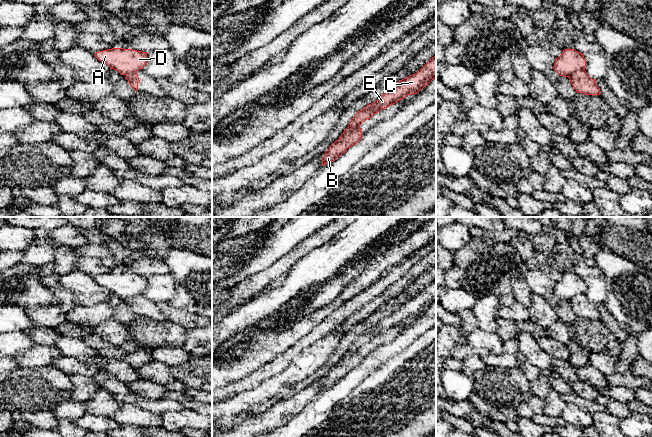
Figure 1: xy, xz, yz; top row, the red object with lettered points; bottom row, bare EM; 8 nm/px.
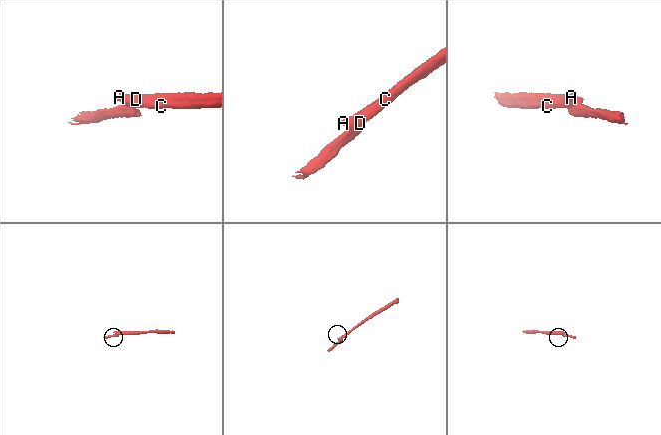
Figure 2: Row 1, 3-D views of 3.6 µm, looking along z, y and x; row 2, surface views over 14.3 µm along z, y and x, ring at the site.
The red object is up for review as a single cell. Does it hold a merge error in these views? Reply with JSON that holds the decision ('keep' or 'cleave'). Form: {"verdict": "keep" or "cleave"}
{"verdict": "cleave"}

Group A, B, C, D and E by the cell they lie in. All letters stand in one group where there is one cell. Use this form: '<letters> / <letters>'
A C D E / B

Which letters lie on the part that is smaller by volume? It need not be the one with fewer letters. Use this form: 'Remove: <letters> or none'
Remove: B

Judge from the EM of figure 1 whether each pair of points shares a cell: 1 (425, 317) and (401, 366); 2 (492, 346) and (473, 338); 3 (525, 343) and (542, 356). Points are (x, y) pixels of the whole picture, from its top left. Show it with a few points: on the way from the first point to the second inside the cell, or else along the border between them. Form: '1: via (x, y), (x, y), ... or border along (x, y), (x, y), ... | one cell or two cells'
1: border along (425, 331), (394, 356) | two cells
2: via (487, 341), (478, 338) | one cell
3: via (529, 347), (538, 356) | one cell

